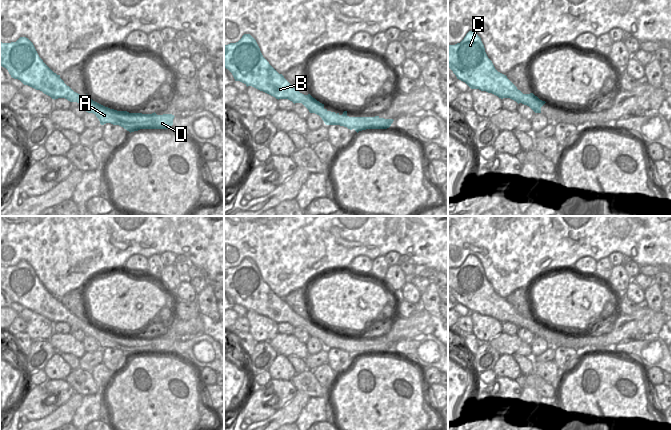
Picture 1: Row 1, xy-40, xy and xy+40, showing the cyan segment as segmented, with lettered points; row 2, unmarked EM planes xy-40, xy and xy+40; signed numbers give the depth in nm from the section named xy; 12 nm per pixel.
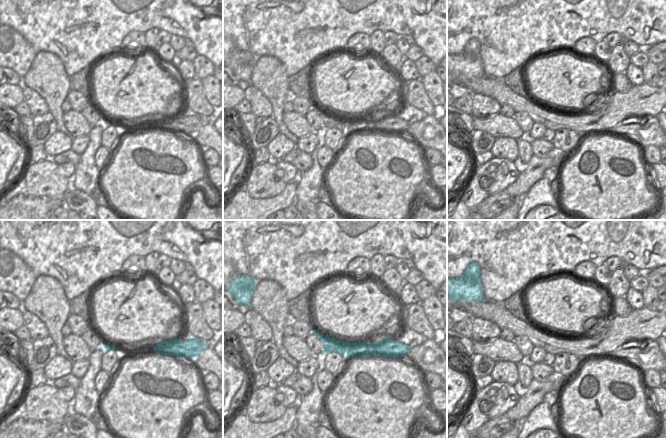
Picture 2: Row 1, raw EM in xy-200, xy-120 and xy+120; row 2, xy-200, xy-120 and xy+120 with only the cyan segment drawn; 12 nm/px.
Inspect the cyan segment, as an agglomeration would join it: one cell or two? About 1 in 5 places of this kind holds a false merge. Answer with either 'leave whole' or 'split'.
leave whole

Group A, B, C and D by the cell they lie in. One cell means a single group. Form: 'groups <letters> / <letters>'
groups A B C D

